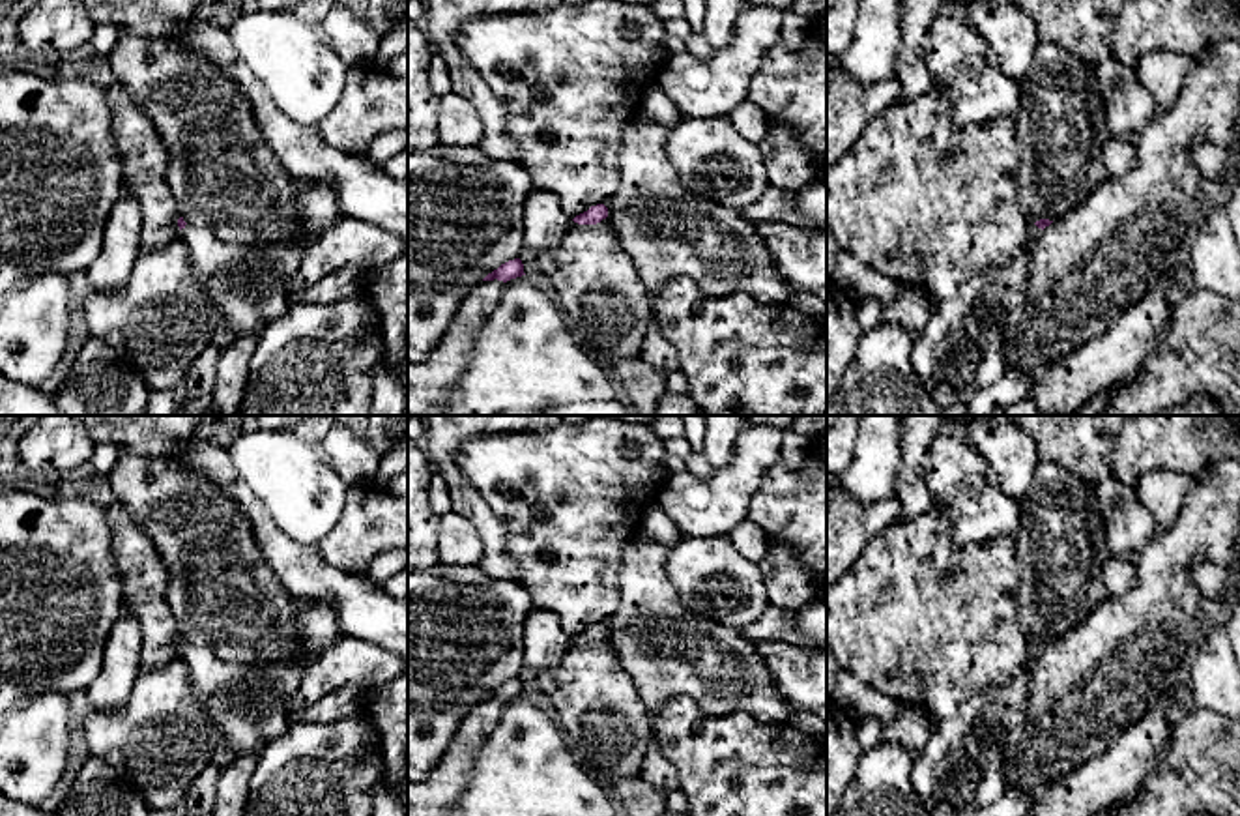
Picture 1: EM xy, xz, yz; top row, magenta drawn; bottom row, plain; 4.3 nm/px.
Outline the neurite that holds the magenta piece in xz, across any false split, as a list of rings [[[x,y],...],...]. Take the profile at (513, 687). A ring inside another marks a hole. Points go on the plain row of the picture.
[[[514,678],[514,679],[509,679],[505,683],[501,683],[497,689],[494,689],[492,692],[488,692],[483,700],[511,700],[511,698],[516,698],[516,696],[522,696],[526,694],[524,692],[524,683],[520,678]]]

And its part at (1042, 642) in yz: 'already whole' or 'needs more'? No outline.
needs more

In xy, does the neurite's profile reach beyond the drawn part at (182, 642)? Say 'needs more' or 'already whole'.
needs more

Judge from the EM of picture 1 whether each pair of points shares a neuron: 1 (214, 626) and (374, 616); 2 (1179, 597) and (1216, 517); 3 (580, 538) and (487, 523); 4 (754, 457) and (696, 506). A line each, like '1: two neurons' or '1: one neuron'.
1: two neurons
2: one neuron
3: two neurons
4: one neuron

